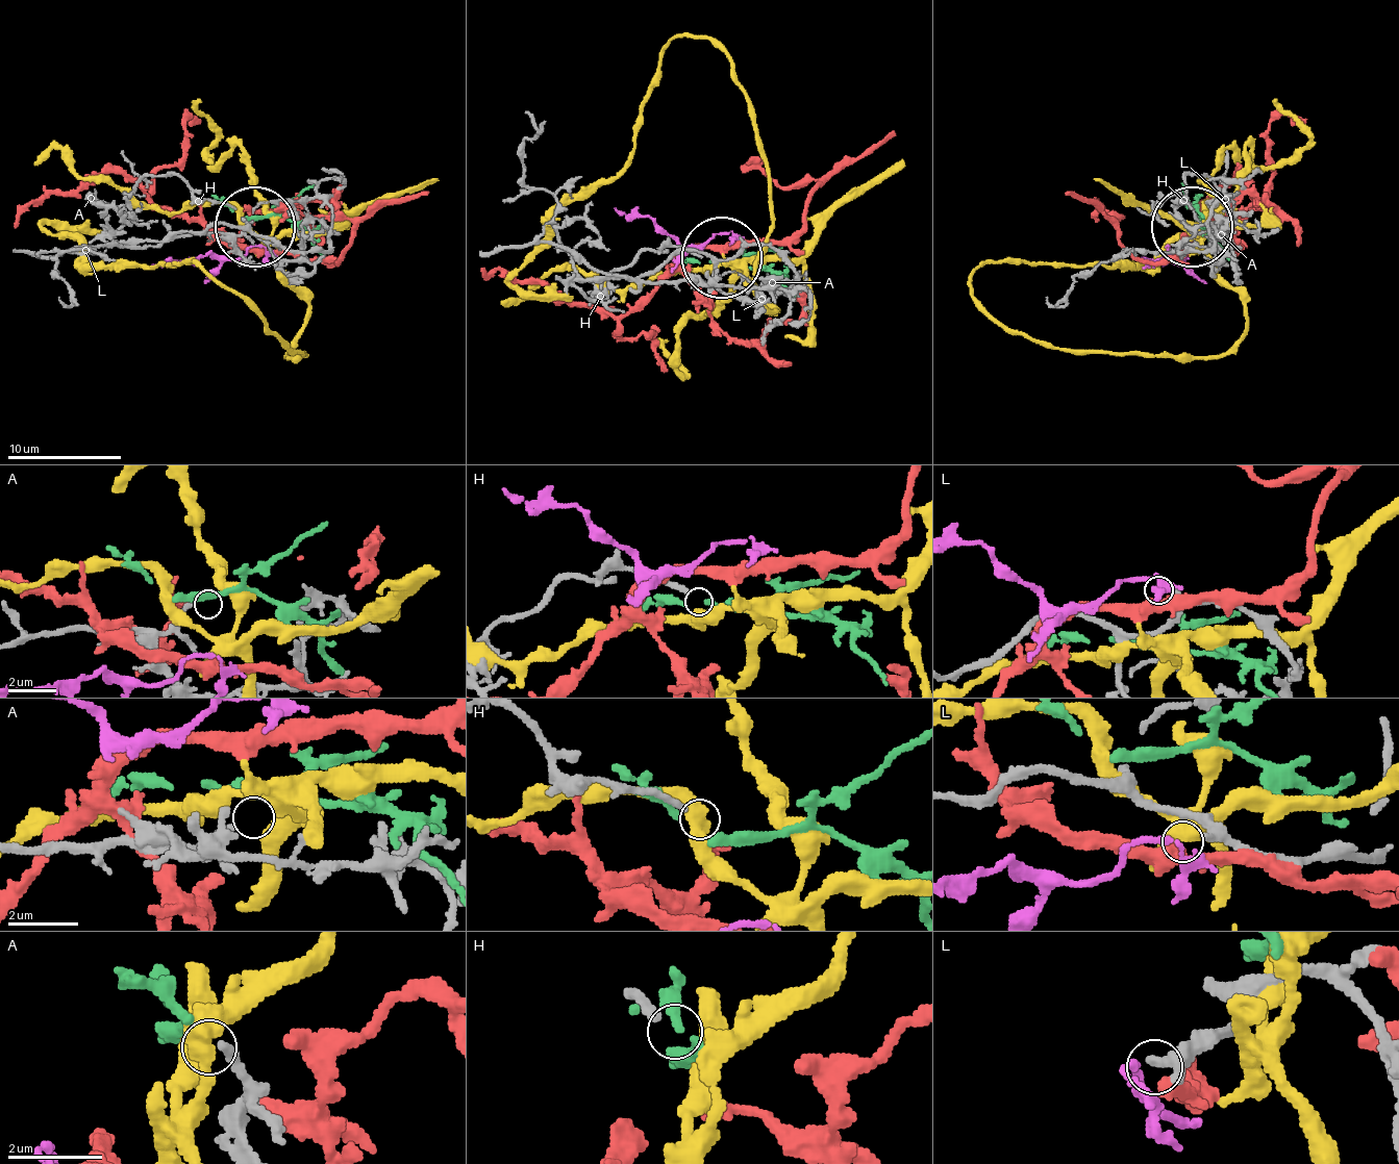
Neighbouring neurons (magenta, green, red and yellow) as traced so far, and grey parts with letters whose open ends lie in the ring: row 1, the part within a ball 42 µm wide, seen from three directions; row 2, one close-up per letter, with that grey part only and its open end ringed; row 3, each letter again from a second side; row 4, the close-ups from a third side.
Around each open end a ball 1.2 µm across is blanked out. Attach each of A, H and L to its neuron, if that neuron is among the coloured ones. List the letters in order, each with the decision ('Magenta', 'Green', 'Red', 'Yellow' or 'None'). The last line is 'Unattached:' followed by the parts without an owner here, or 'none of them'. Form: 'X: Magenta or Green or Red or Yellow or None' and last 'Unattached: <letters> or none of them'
A: None
H: Green
L: Magenta
Unattached: A

